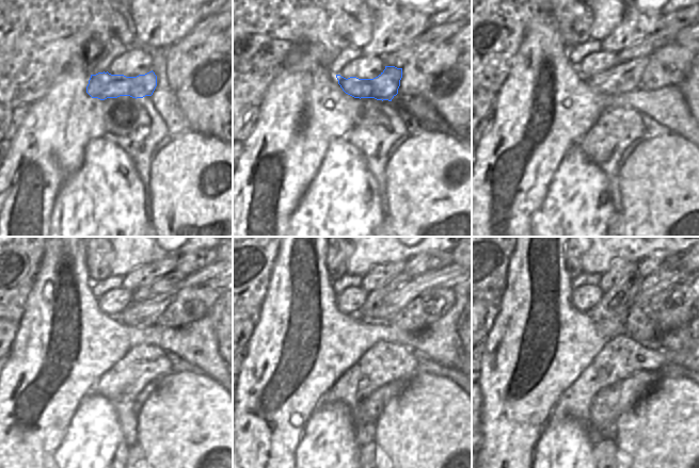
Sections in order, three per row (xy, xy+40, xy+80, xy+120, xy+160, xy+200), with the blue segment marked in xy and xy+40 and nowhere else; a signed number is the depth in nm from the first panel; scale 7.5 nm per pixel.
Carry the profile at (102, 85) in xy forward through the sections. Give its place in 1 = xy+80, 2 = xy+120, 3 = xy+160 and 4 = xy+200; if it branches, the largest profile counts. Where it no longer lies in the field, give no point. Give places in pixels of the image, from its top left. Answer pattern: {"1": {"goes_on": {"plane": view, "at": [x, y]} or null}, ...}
{"1": {"goes_on": {"plane": "xy+80", "at": [624, 77]}}, "2": {"goes_on": {"plane": "xy+120", "at": [145, 313]}}, "3": {"goes_on": {"plane": "xy+160", "at": [449, 276]}}, "4": {"goes_on": {"plane": "xy+200", "at": [655, 283]}}}

